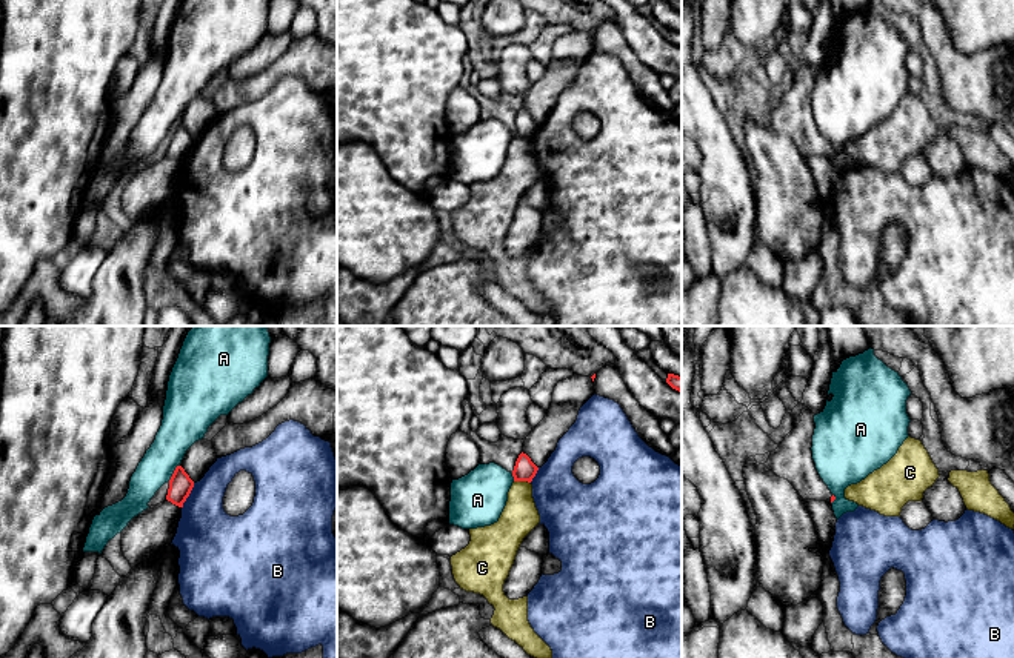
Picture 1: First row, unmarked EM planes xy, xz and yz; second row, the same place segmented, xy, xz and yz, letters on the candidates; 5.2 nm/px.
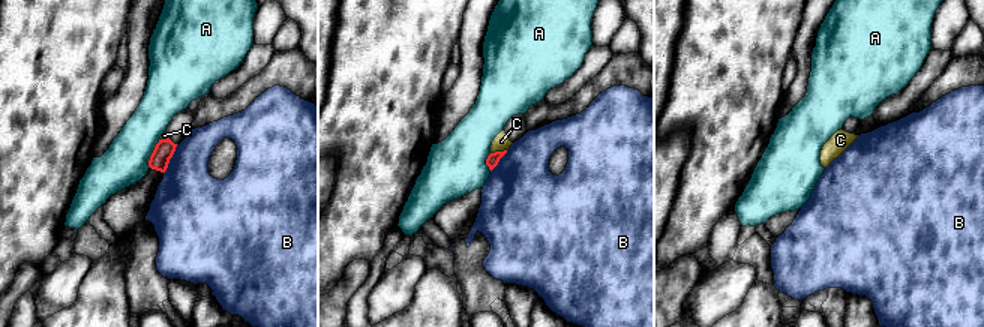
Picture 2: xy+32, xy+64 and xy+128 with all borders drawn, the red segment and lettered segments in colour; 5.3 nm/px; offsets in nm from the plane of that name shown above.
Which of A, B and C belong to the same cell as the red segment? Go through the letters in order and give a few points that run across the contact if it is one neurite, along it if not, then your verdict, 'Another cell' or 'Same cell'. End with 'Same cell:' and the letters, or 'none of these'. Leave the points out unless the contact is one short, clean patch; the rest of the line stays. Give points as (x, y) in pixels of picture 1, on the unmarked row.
A: Line: xy (179, 120), (168, 137). Another cell
B: Another cell
C: Line: xz (514, 136), (527, 136), (530, 139). Another cell
Same cell: none of these

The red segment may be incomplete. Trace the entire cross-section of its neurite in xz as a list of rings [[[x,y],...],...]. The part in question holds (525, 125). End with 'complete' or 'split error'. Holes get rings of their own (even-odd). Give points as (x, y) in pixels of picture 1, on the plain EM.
[[[522,108],[512,126],[514,137],[531,138],[537,126],[539,123],[531,117],[531,114],[526,109]]] | complete

